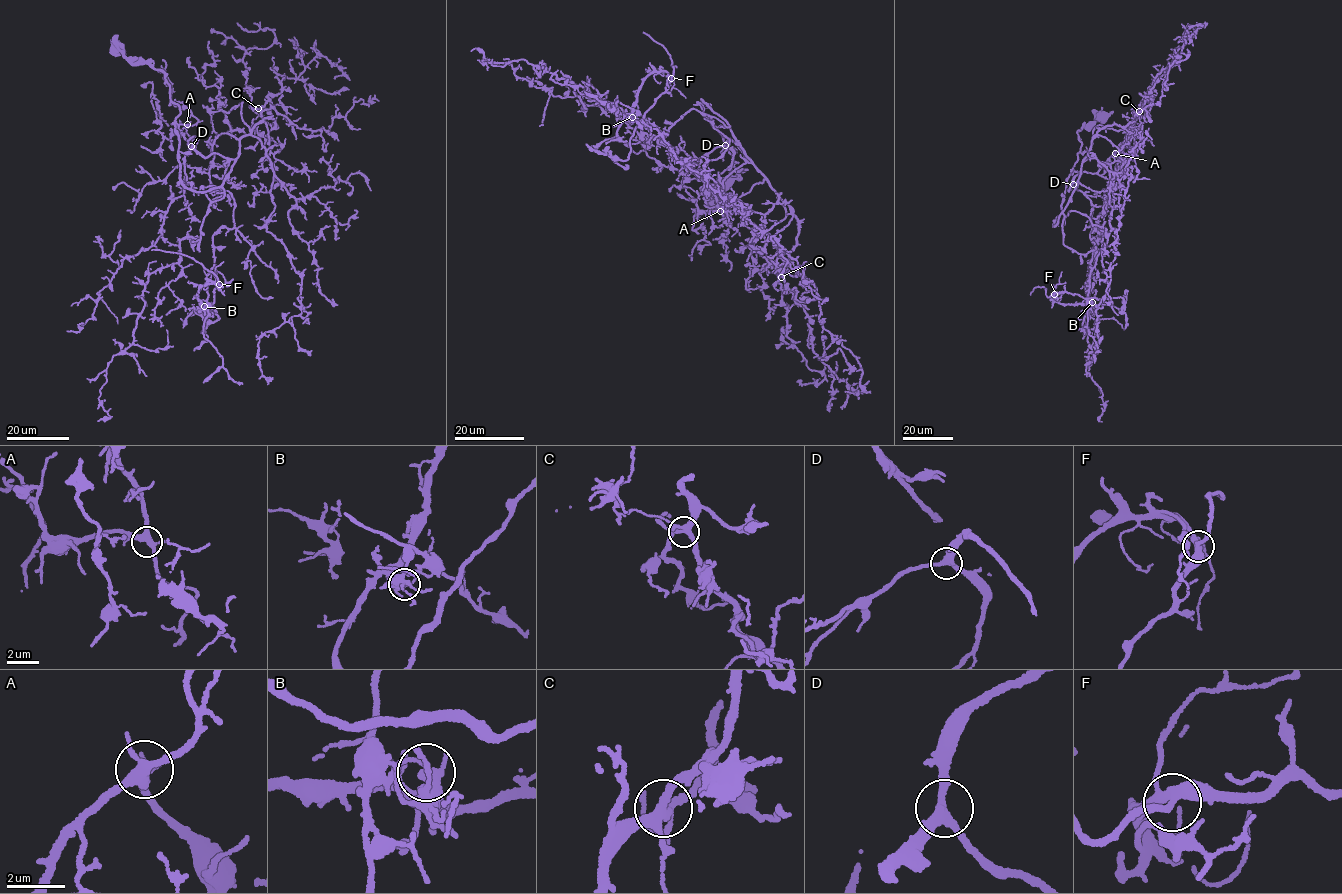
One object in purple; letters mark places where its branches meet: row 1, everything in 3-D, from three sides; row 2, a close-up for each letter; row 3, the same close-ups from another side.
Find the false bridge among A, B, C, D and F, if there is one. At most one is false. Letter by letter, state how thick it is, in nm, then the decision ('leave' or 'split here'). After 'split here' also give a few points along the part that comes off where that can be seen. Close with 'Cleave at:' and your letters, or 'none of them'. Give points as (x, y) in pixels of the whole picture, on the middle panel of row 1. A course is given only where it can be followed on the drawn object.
A: 340 nm | leave
B: 380 nm | split here | (632, 117), (638, 88), (647, 76), (663, 70), (670, 82), (632, 135), (627, 159), (586, 144)
C: 280 nm | leave
D: 300 nm | leave
F: 360 nm | leave
Cleave at: B

